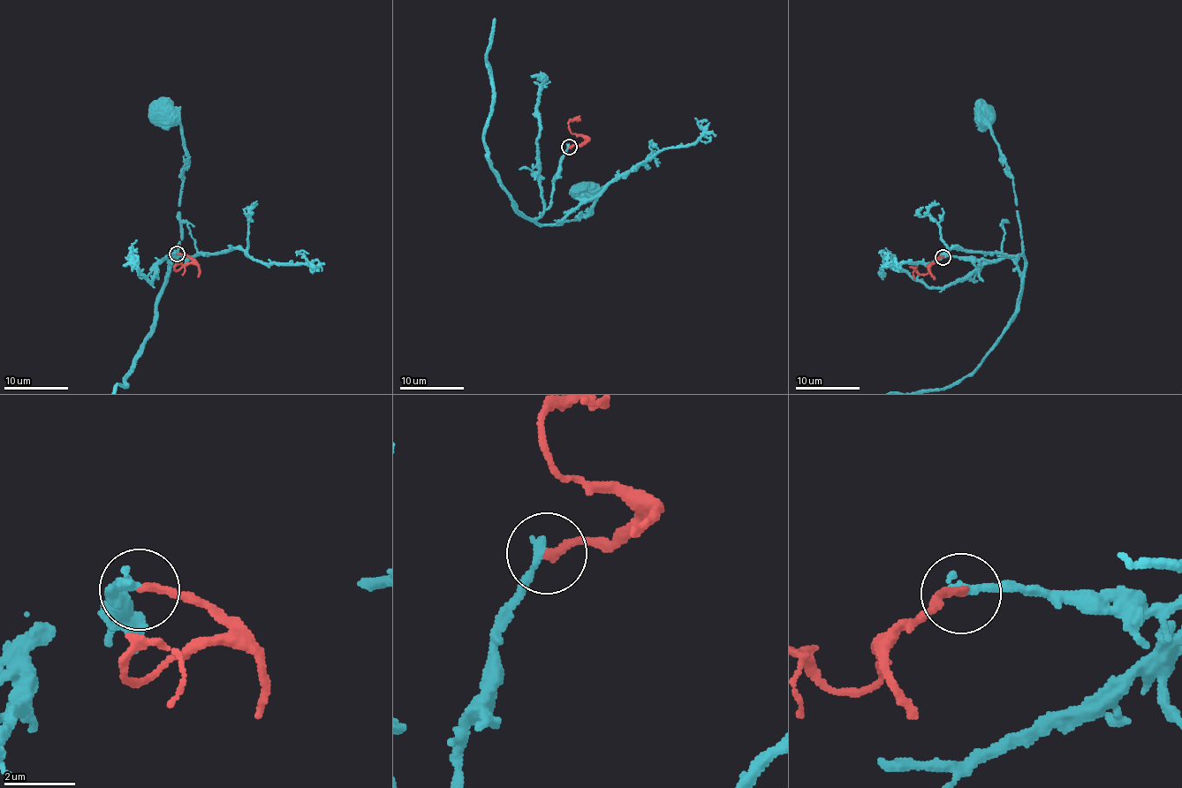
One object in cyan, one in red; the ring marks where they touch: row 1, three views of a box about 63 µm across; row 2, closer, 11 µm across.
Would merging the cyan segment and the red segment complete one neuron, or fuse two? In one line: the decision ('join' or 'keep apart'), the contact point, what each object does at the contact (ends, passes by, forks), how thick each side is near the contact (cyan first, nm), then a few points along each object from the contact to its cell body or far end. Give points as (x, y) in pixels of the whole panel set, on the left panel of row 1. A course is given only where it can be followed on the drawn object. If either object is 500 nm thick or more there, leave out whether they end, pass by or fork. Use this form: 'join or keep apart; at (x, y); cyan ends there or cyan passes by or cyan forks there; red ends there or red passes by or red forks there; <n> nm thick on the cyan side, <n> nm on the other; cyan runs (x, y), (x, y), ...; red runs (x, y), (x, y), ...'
keep apart; at (177, 253); cyan ends there; red ends there; 280 nm thick on the cyan side, 200 nm on the other; cyan runs (176, 254), (174, 260), (170, 256), (171, 271), (181, 239), (178, 199), (186, 160), (181, 125), (167, 112); red runs (178, 254), (186, 254), (193, 261), (174, 269), (178, 264), (184, 267), (182, 276)

